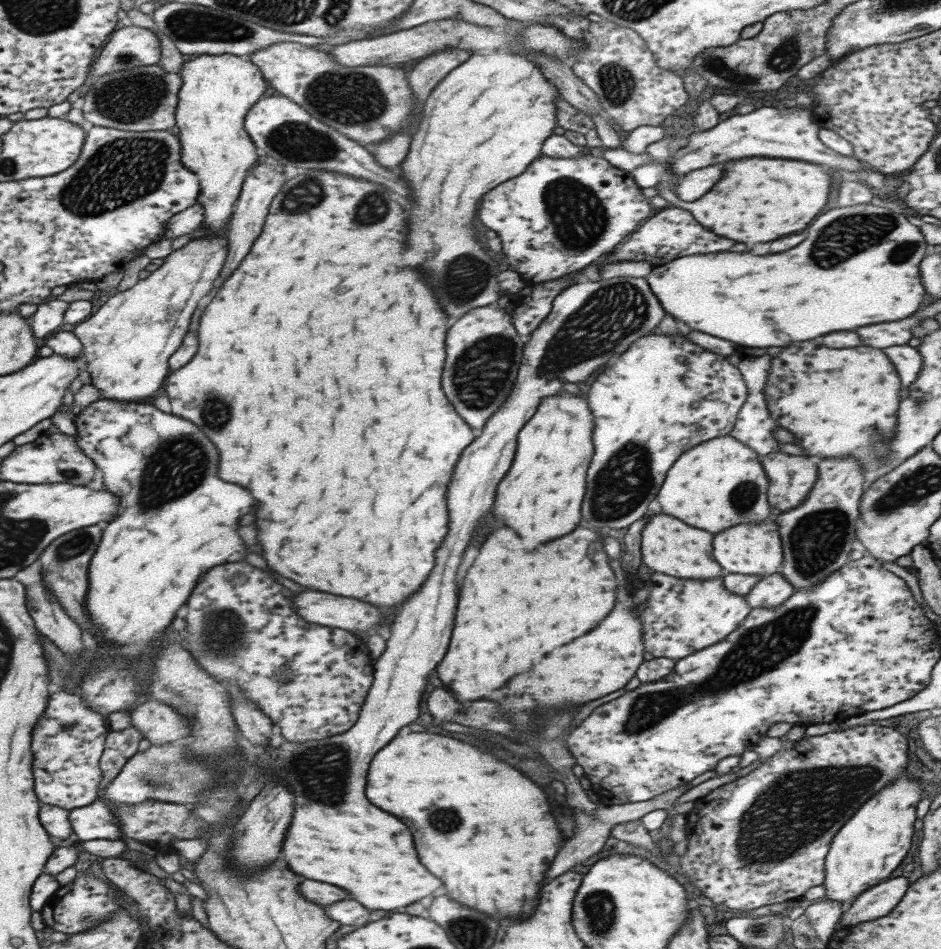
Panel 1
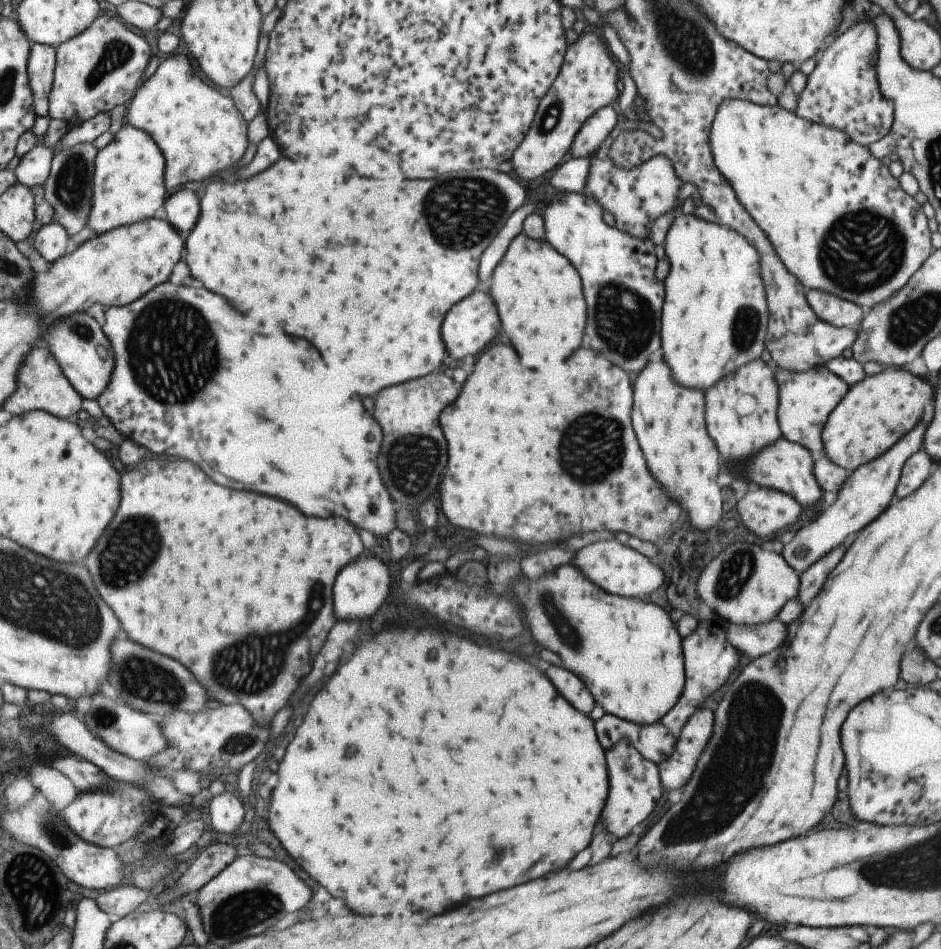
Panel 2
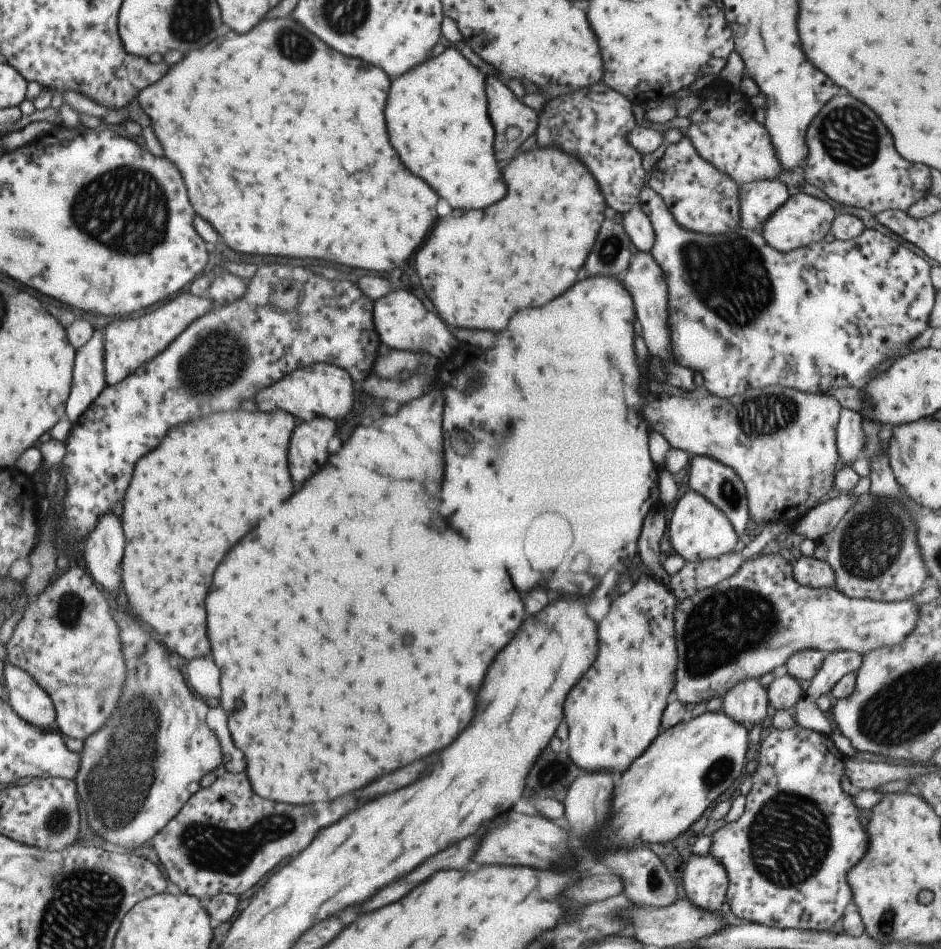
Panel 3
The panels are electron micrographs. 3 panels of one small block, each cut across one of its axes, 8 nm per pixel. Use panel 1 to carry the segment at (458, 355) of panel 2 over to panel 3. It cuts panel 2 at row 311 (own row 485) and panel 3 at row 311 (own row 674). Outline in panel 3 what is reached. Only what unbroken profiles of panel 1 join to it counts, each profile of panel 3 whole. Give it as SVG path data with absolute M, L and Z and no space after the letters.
M393 290L379 298L373 304L373 326L379 336L379 342L389 350L401 350L401 352L413 352L413 354L425 354L427 358L433 356L441 362L447 360L447 356L457 348L459 340L451 334L451 330L429 312L423 302L419 302L411 292L407 290Z

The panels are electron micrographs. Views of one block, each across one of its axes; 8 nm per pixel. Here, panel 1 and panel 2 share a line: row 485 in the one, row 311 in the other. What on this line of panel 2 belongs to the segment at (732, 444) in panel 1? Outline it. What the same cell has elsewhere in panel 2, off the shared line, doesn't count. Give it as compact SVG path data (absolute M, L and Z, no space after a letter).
M679 216L667 230L665 254L669 260L669 274L665 282L665 300L661 310L661 352L669 366L675 386L683 390L707 392L725 376L735 374L749 362L767 358L765 336L769 308L765 300L765 288L761 282L757 252L735 230L727 230L717 222L705 222L691 216Z

